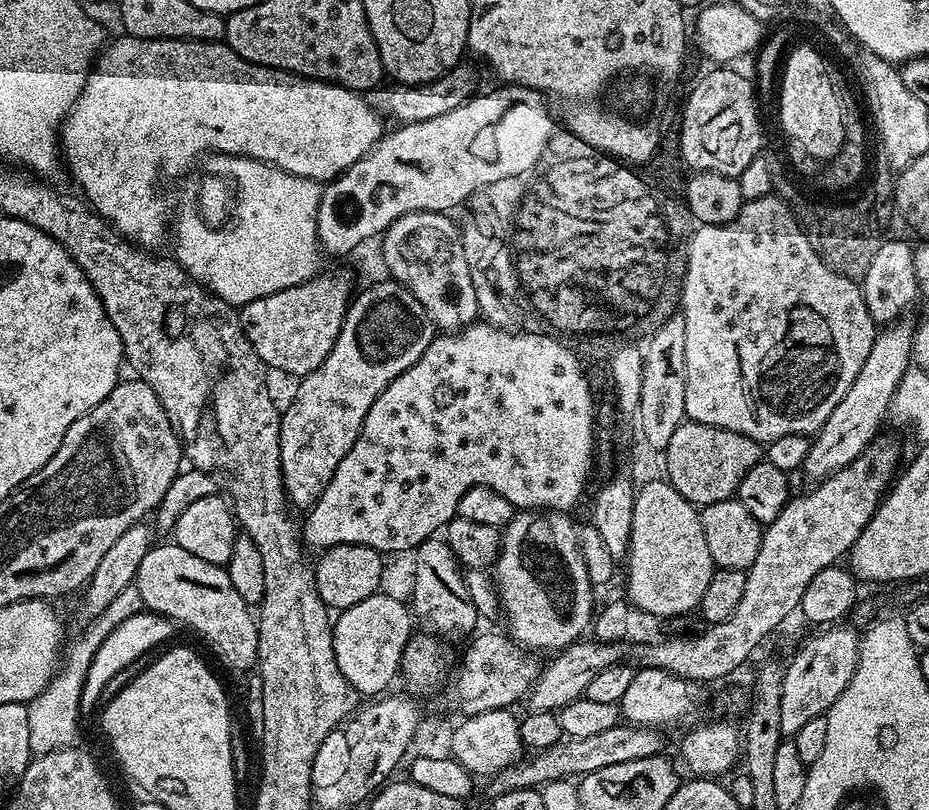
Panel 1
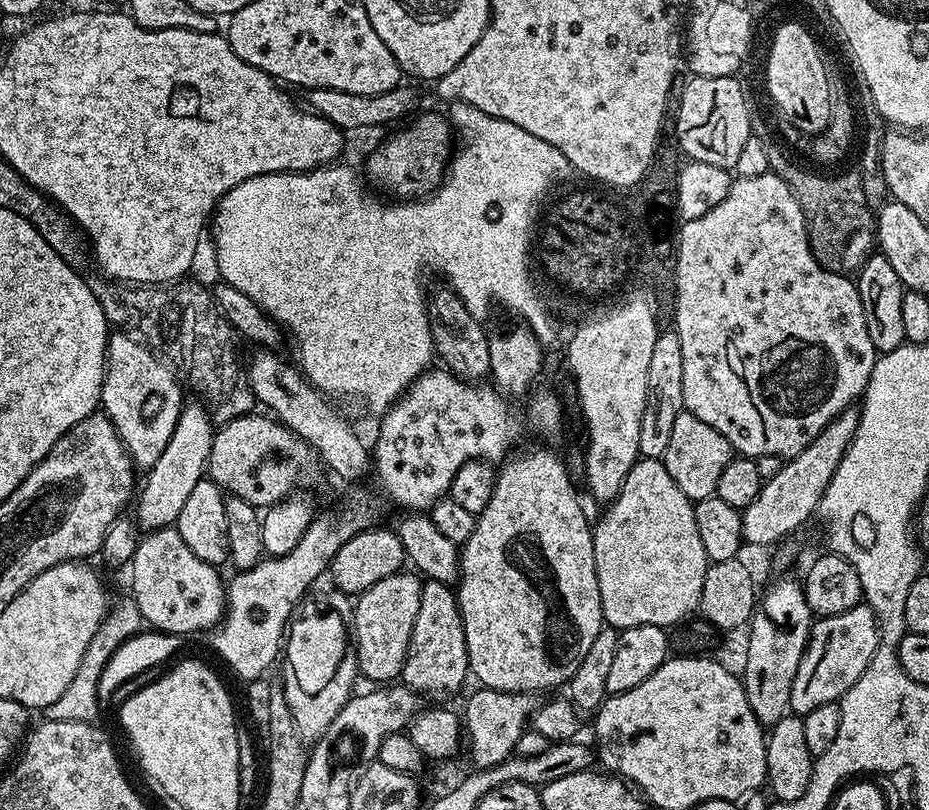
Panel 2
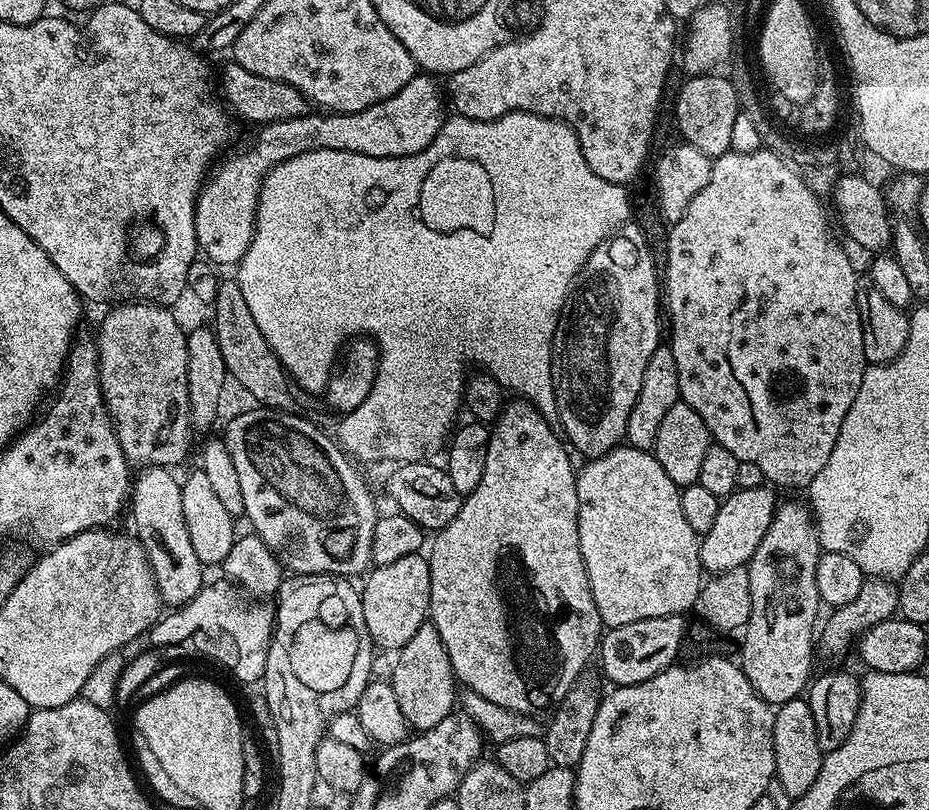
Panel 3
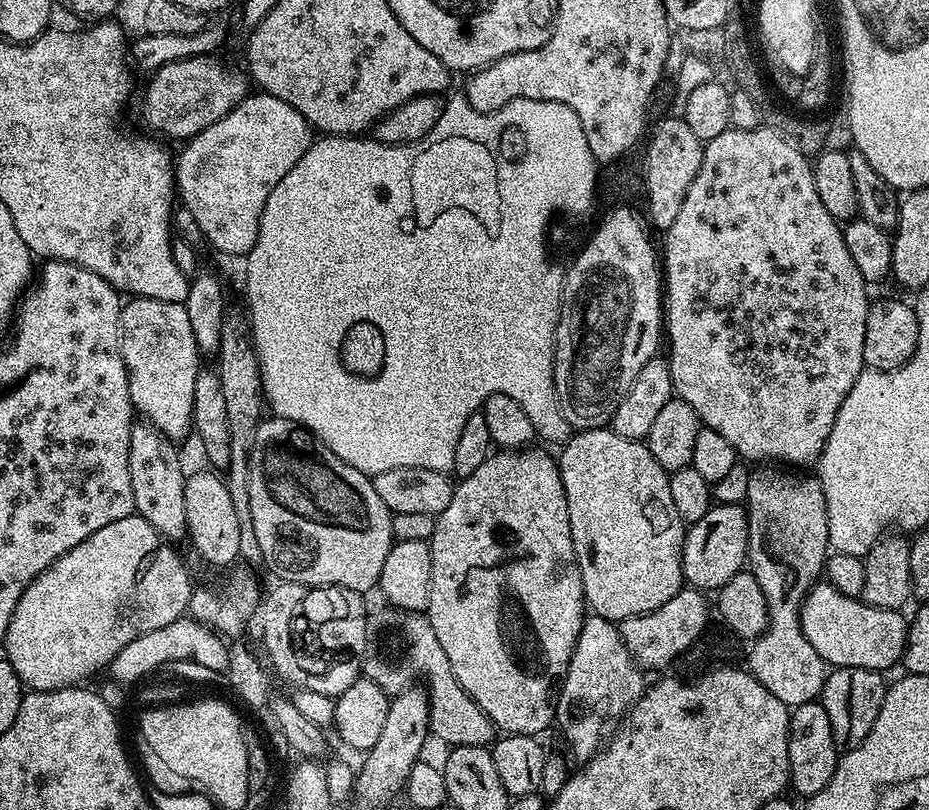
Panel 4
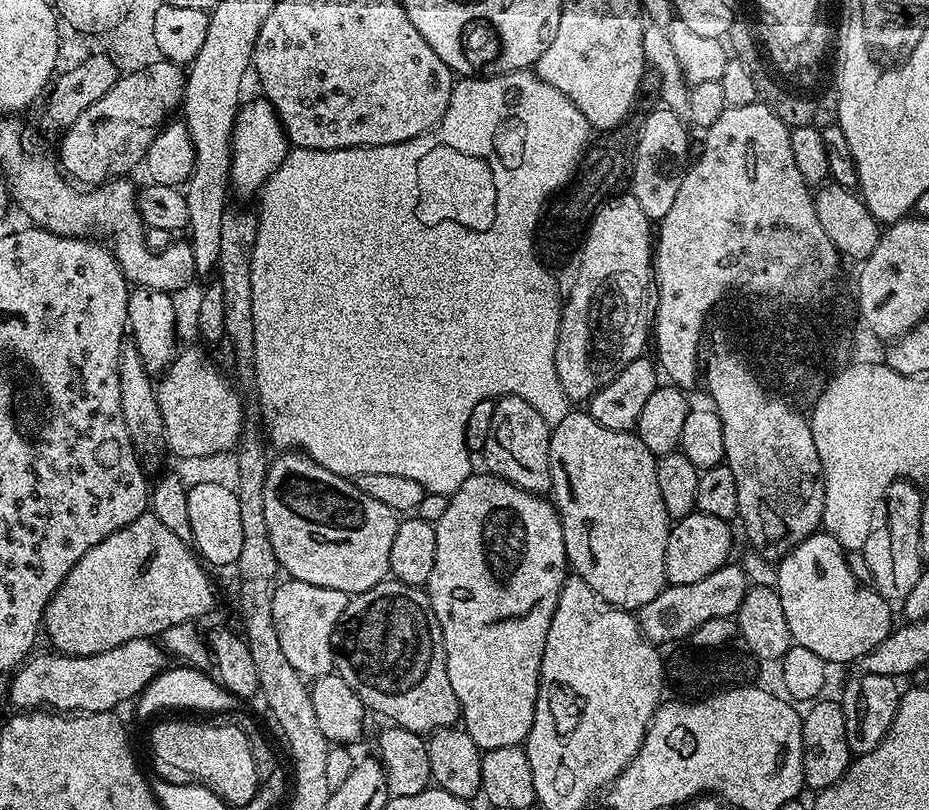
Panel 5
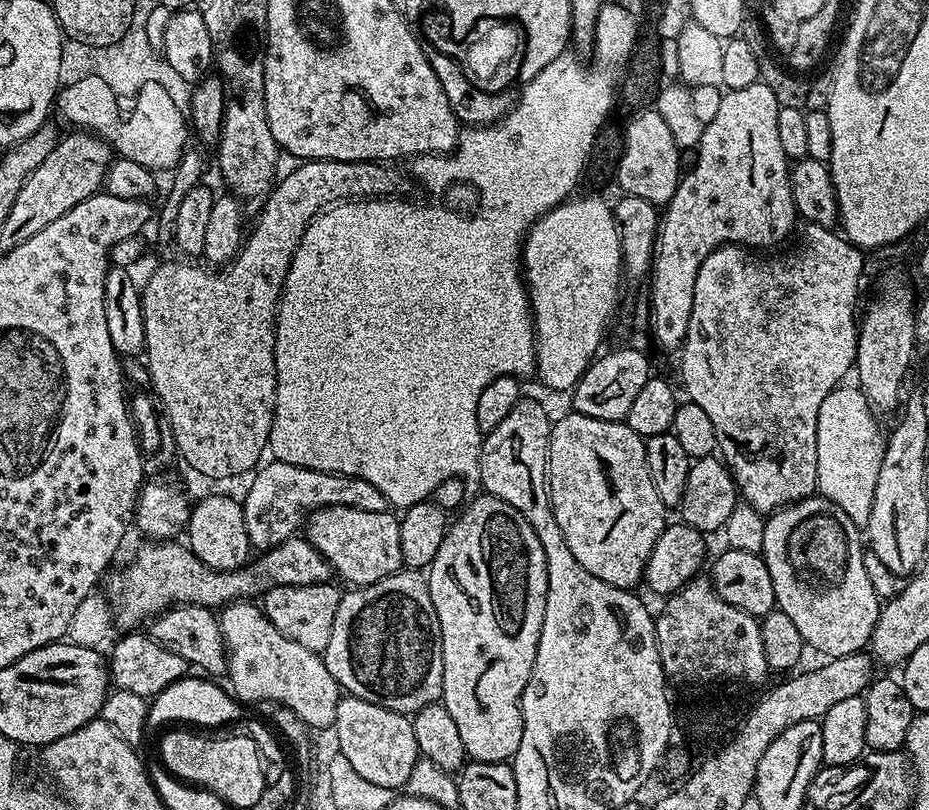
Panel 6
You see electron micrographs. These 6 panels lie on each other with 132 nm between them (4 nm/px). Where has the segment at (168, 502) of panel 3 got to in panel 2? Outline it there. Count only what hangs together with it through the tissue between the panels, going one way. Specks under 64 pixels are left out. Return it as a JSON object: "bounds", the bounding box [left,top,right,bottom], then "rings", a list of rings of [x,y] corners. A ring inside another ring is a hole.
{"bounds":[130,526,226,634],"rings":[[[175,526],[159,528],[156,532],[147,533],[139,541],[137,550],[130,563],[132,570],[132,599],[141,612],[145,625],[151,626],[157,632],[187,634],[200,632],[203,628],[212,630],[223,621],[226,611],[226,584],[218,573],[217,565],[202,562],[186,542],[182,542],[182,534],[178,534]]]}

